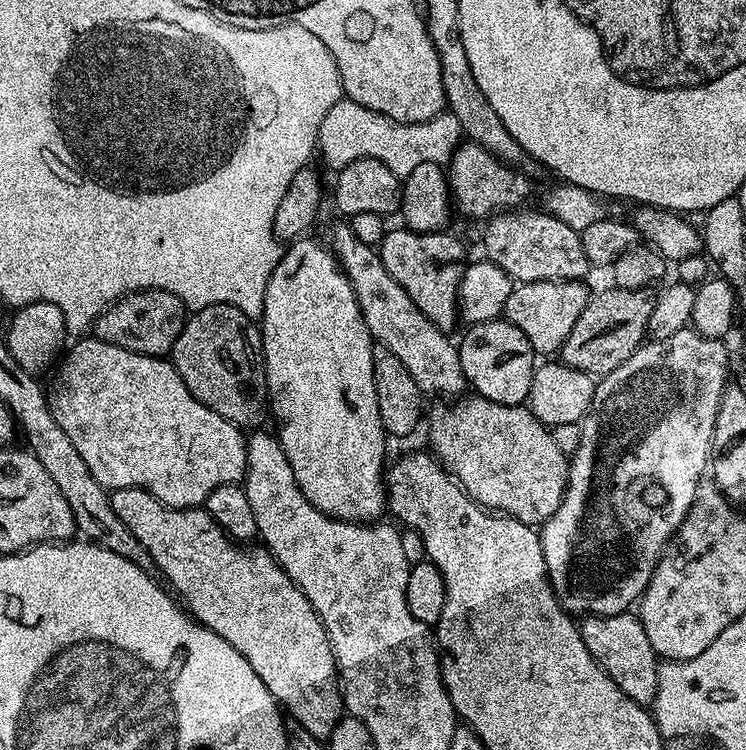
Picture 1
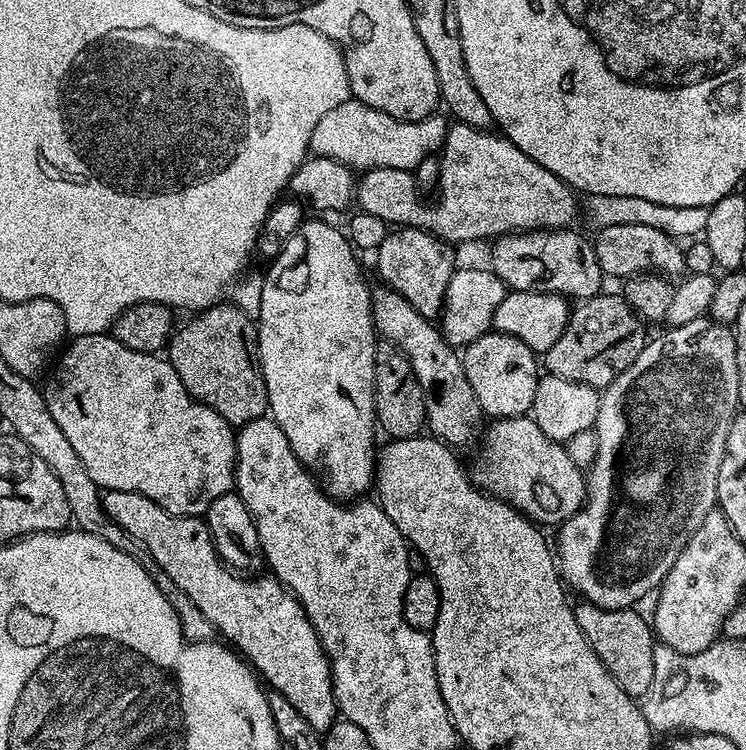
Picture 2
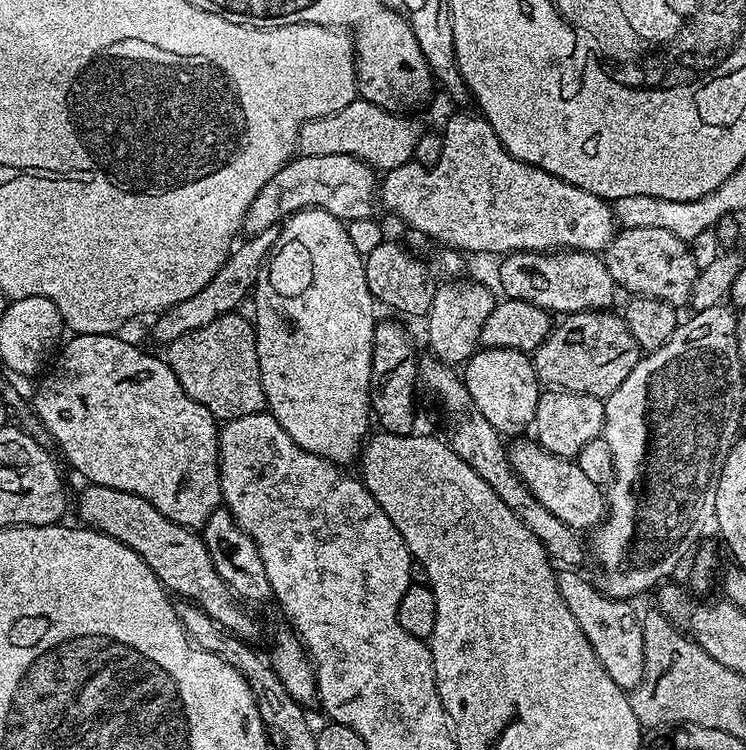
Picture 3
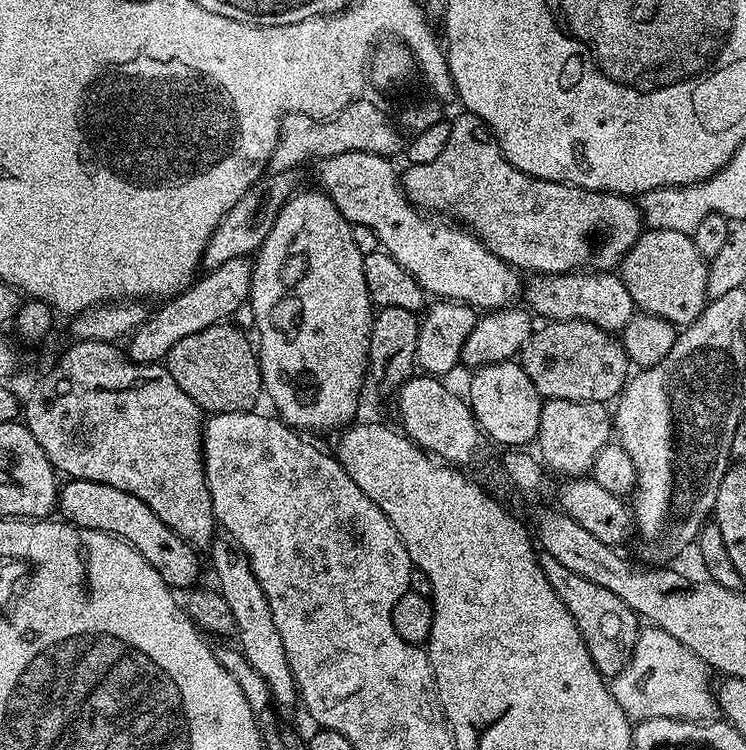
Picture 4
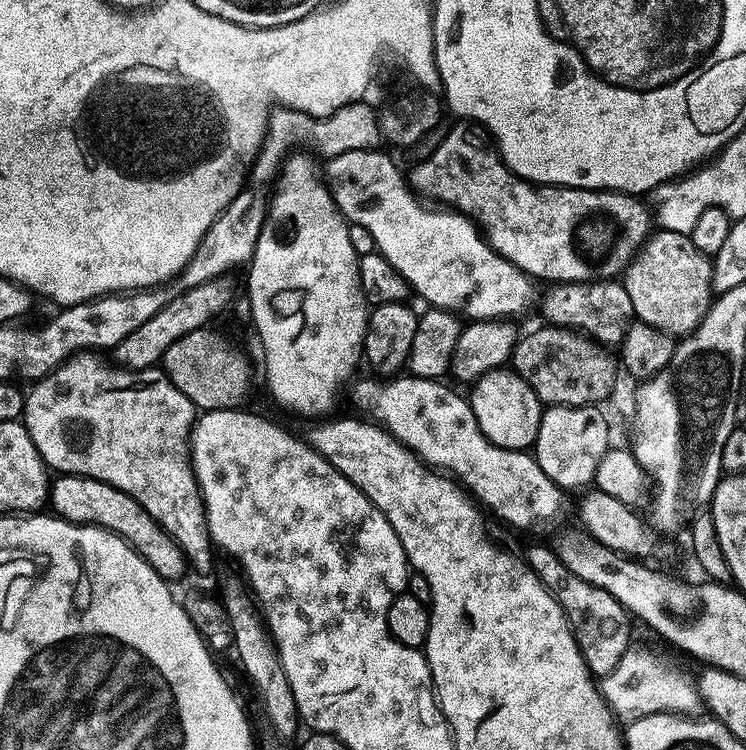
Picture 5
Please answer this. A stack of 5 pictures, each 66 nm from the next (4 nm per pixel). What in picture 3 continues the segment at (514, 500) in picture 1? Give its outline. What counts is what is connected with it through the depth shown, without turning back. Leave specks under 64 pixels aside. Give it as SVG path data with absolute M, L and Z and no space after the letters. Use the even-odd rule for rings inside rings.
M531 439L519 440L508 448L508 460L521 482L532 491L534 498L538 498L538 502L542 502L542 506L546 506L546 510L550 510L550 514L562 518L566 526L577 530L591 530L603 521L606 496L601 485L590 482L590 477L569 457L550 454Z

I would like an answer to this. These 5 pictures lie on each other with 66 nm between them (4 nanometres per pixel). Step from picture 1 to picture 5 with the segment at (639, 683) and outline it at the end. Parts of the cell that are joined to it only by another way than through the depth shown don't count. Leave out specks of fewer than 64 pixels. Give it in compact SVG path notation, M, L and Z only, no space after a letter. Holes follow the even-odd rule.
M532 544L522 552L522 556L528 561L534 574L538 574L540 581L551 590L558 606L562 606L580 647L582 658L593 677L603 678L610 674L614 666L622 662L622 654L626 654L633 643L633 621L630 619L630 613L620 605L618 598L614 598L614 594L586 582L583 578L578 578L578 574L574 574L574 570L567 568L562 558L558 558L555 547L548 545L547 548L544 544Z

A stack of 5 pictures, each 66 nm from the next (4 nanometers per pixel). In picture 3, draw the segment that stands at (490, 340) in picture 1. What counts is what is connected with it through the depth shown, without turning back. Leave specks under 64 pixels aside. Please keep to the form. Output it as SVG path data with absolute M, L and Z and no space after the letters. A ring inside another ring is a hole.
M485 348L473 352L472 357L463 365L462 379L470 390L470 398L476 411L490 422L505 437L515 437L531 425L538 410L538 398L542 385L536 376L529 353L513 348Z

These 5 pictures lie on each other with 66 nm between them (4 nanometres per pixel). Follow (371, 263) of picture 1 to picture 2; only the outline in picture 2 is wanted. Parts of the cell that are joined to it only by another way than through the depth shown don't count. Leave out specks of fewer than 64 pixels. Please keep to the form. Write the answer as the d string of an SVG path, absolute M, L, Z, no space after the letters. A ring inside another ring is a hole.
M380 286L380 289L372 292L372 322L376 325L377 333L387 343L396 345L410 362L414 378L418 378L424 391L428 411L427 431L456 450L461 450L467 444L475 445L482 428L482 416L477 411L474 390L470 390L461 353L444 339L443 332L435 323L418 314L410 302L387 286Z

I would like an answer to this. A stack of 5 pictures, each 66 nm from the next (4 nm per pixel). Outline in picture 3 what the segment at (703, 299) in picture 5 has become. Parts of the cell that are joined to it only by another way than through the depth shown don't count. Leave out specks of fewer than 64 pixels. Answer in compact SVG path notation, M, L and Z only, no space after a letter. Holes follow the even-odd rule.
M626 228L617 231L616 237L612 239L607 248L602 253L602 259L606 270L610 270L610 278L616 284L617 289L628 291L628 294L632 296L653 296L655 300L667 300L669 304L673 306L681 306L680 304L687 305L692 299L692 287L696 281L696 273L698 271L694 258L692 257L692 249L689 241L682 238L674 238L674 234L670 234L670 230L638 230L637 228Z

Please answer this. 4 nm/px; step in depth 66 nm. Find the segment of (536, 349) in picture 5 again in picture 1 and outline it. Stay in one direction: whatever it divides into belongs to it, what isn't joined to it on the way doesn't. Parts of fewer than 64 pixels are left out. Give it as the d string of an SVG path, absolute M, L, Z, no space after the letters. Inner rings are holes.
M609 286L605 292L589 295L586 310L578 314L570 338L561 346L558 356L563 364L574 370L582 370L599 378L618 370L630 354L639 350L649 335L648 323L652 313L653 297L639 288L618 288Z

